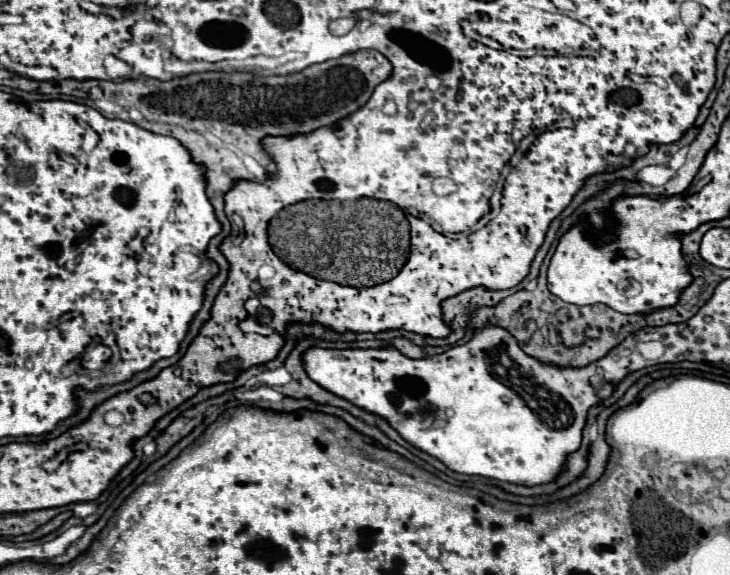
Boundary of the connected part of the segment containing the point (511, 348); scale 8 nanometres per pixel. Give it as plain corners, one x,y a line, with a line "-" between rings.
485,326
483,330
477,330
473,340
469,340
465,346
453,346
449,348
445,354
437,354
431,358
423,358
423,360
411,360
405,358
403,354
399,354
393,348
383,348
383,350
323,350
323,348
311,348
305,352
303,356
303,364
305,370
309,374
309,378
313,382
317,382
321,388
325,388
327,392
345,398
347,402
355,404
357,408
363,408
375,416
385,418
393,430
397,430
401,434
401,438
405,442
409,442
413,448
427,452
429,456
441,460
449,470
459,472
459,474
469,474
469,476
485,476
485,478
493,478
493,480
501,480
501,482
509,482
509,484
521,484
521,486
539,486
539,484
551,484
557,480
557,476
565,470
567,464
567,456
575,450
579,450
581,446
581,432
587,424
587,414
589,408
609,398
615,392
615,386
629,374
629,366
625,366
625,358
615,358
615,350
611,354
607,354
603,360
597,360
595,364
589,364
587,368
551,368
547,364
537,362
535,358
527,356
517,344
515,340
511,340
511,336
507,336
507,332
503,332
503,328
495,328
495,326

